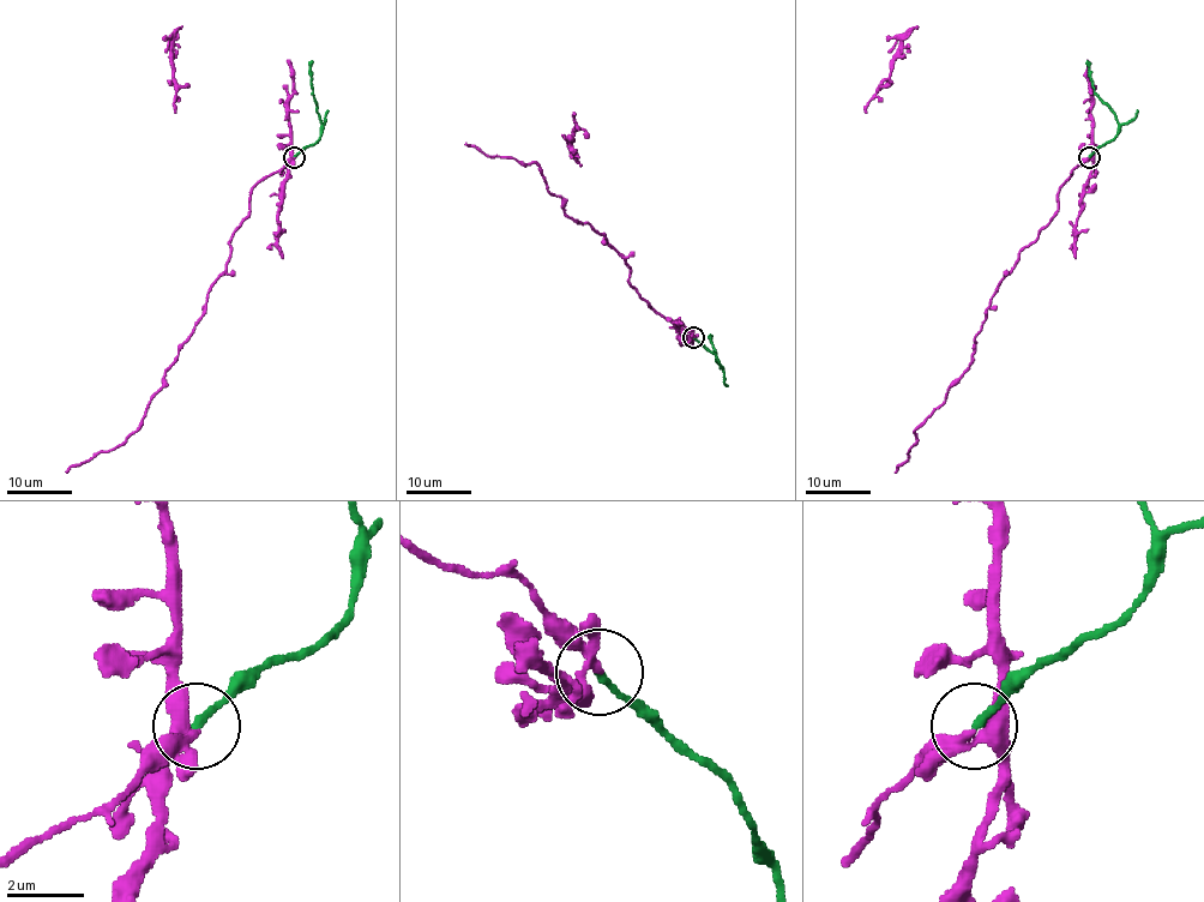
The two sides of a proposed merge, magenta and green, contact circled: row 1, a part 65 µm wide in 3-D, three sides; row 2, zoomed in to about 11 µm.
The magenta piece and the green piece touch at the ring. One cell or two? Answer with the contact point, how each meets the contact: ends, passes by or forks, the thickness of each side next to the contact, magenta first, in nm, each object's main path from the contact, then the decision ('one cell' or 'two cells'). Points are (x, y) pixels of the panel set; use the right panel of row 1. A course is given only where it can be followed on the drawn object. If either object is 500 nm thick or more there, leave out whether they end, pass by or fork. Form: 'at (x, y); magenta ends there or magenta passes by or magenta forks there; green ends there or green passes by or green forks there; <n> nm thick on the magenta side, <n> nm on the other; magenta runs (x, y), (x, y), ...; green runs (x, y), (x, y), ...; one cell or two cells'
at (1089, 157); magenta passes by; green ends there; 220 nm thick on the magenta side, 190 nm on the other; magenta runs (1089, 157), (1060, 188), (1057, 214), (1001, 280), (974, 338), (973, 362), (914, 428), (916, 442), (895, 473); green runs (1089, 157), (1118, 131), (1115, 114), (1094, 91), (1088, 60); one cell

